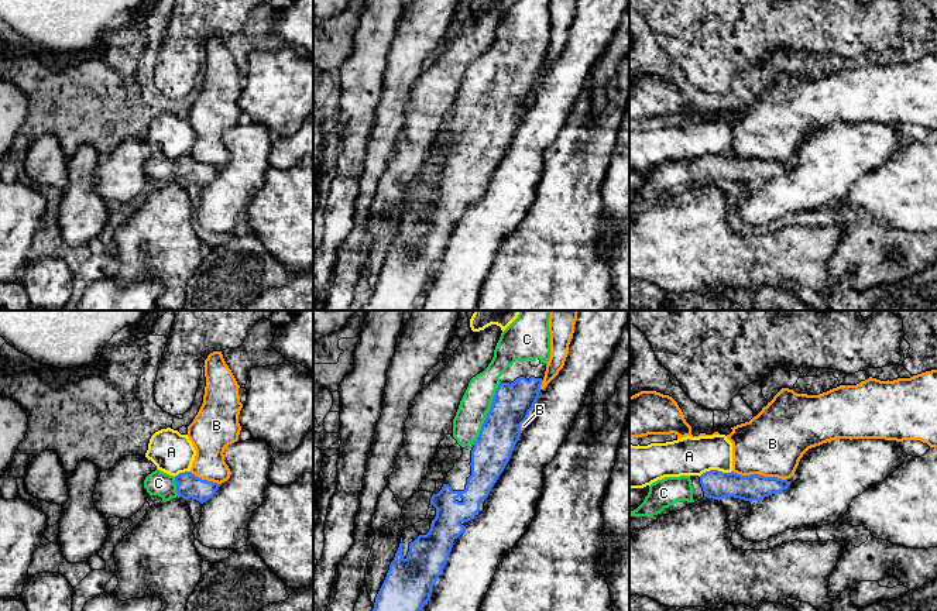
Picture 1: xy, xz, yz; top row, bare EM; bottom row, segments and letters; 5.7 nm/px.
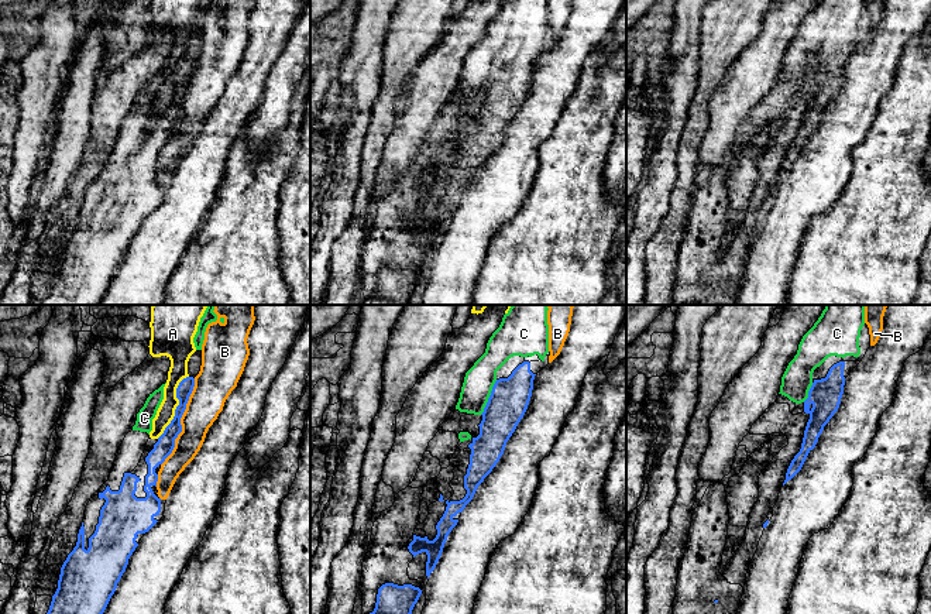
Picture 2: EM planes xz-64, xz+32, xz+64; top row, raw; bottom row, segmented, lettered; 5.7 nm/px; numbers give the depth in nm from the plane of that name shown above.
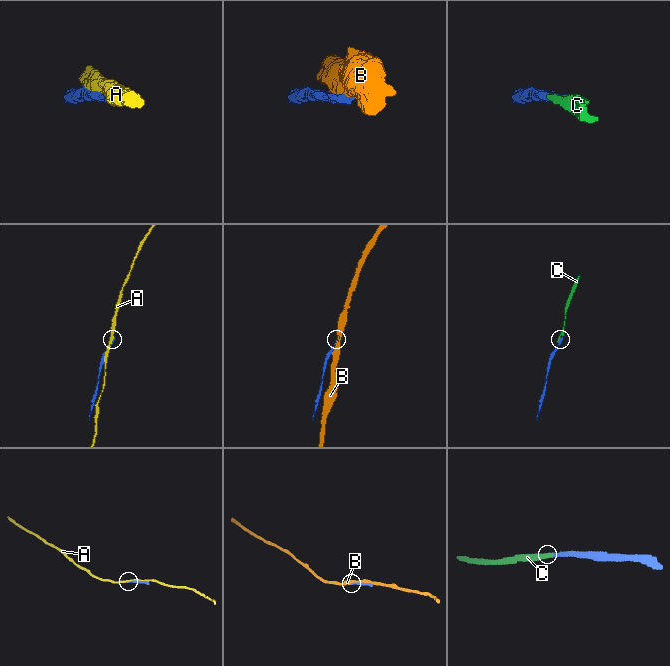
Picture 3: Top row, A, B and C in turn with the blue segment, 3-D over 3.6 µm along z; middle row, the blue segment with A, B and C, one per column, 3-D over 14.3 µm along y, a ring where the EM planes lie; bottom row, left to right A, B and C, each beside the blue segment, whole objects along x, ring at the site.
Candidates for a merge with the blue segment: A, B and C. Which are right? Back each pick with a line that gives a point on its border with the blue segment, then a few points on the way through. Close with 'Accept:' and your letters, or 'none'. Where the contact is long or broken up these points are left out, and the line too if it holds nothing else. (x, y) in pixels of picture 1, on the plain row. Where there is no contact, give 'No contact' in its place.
C: Touches blue at xz (487, 98). Path across: xz (511, 89), (487, 98), (476, 86)
Accept: C

